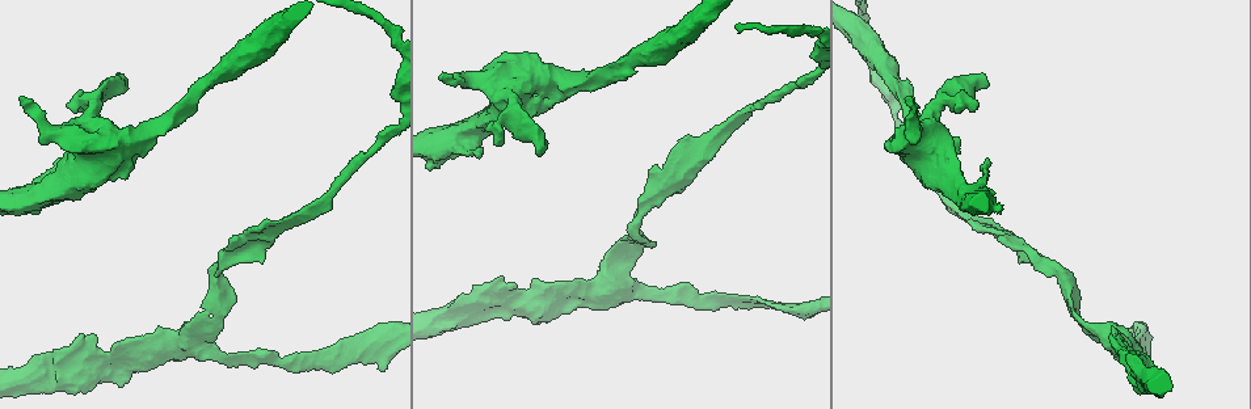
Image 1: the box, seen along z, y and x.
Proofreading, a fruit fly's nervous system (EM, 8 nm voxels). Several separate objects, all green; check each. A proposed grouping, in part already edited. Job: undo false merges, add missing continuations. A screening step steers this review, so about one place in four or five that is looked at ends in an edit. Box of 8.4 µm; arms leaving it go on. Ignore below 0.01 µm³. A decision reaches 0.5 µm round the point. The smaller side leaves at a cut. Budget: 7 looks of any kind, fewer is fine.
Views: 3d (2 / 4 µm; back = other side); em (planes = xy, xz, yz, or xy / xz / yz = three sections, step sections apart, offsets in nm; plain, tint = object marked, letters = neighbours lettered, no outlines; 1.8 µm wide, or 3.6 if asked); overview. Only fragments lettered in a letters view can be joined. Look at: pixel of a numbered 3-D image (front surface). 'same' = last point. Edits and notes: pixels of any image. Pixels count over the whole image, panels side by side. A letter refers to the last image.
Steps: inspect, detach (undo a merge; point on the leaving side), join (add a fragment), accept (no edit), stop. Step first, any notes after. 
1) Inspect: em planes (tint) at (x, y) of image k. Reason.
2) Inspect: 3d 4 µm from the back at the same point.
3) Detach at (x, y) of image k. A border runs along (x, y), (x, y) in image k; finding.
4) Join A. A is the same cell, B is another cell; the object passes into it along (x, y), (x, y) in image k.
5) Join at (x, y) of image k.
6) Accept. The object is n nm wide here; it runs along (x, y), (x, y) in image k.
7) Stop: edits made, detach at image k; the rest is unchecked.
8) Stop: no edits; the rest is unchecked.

Inspect: 3d 4 µm at (967, 222) of image 1. Branch stops here.

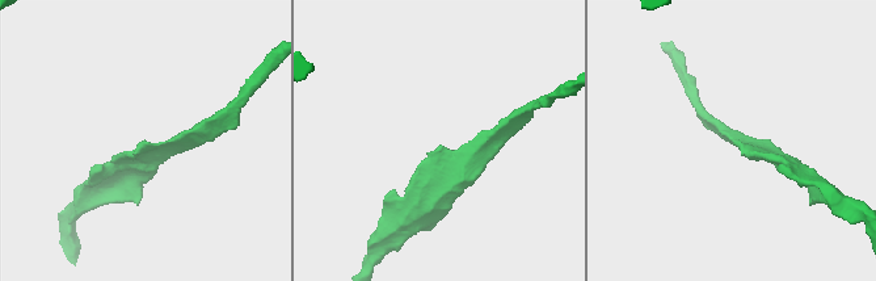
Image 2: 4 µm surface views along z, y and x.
Inspect: em 3.6 µm yz step 4 (tint) at (733, 144) of image 2.

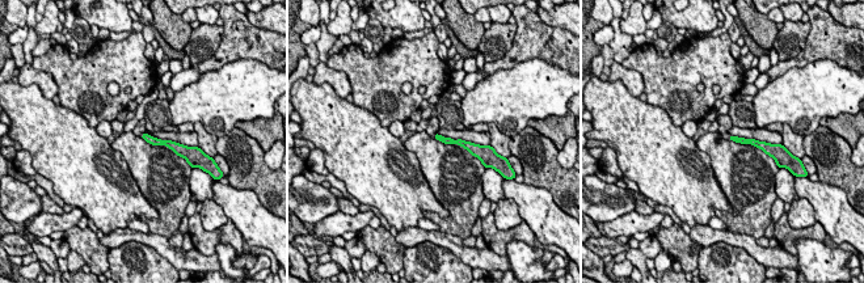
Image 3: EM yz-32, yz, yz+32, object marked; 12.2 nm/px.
Inspect: em 3.6 µm planes (letters) at the same point. Cut it another way.

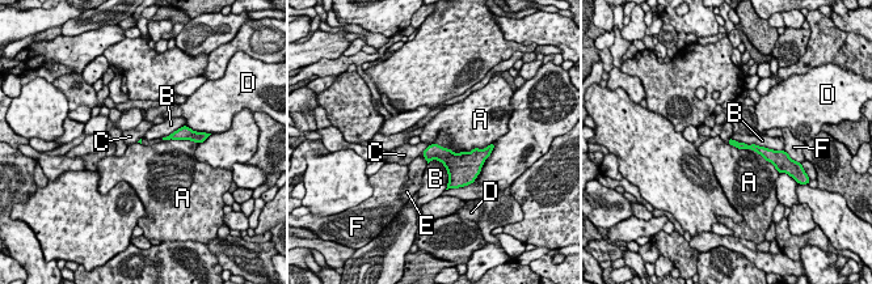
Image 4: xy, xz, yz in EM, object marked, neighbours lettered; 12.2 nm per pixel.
Accept. A, B, C, D, E and F are other cells; a border runs along (727, 143), (750, 148), (769, 162) in image 4; no lettered fragment goes on from it.

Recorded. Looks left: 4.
Inspect: 3d 2 µm from the back at (665, 294) of image 1. Narrows sharply.

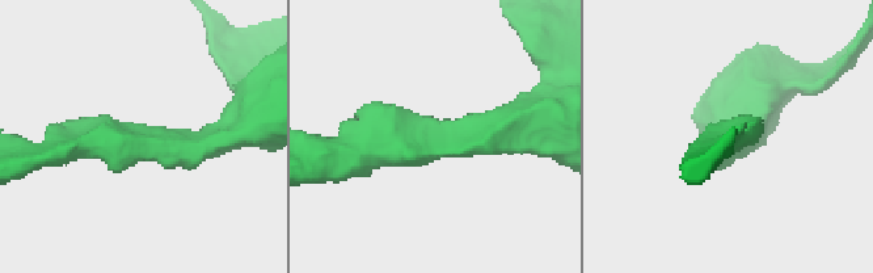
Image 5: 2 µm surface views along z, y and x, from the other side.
Inspect: em 3.6 µm planes (letters) at (150, 148) of image 5. Now the EM.

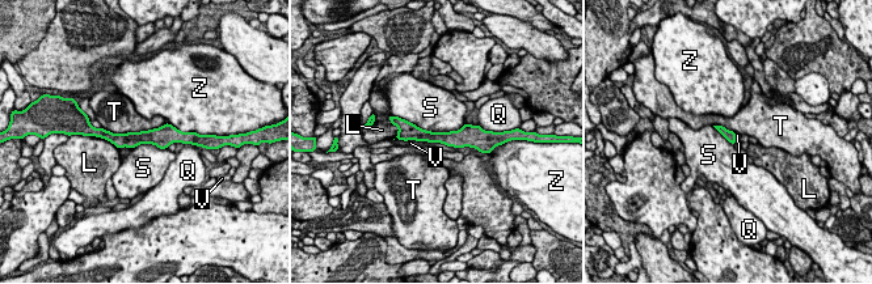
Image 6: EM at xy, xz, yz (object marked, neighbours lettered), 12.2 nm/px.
Accept. L, Q, S, T, V and Z are other cells; it runs along (106, 134), (116, 139), (181, 136) in image 6; one cell here.

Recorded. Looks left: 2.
Inspect: em planes (letters) at (375, 339) of image 1. Arms part here.

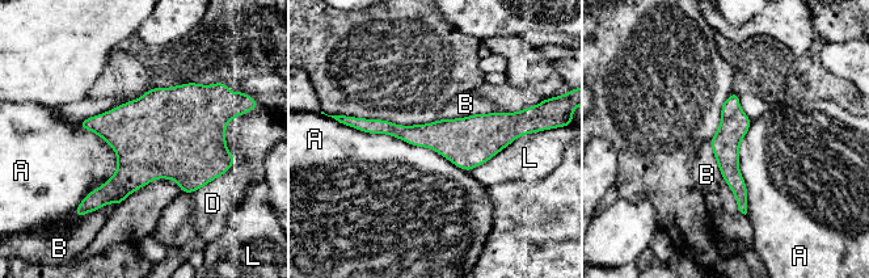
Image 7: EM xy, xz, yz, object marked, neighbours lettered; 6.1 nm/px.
Accept. A, B, D and L are other cells; a border runs along (345, 125), (433, 148), (468, 172) in image 7; continuous, no second cell.

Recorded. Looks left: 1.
Stop: no edits; the rest is unchecked.

